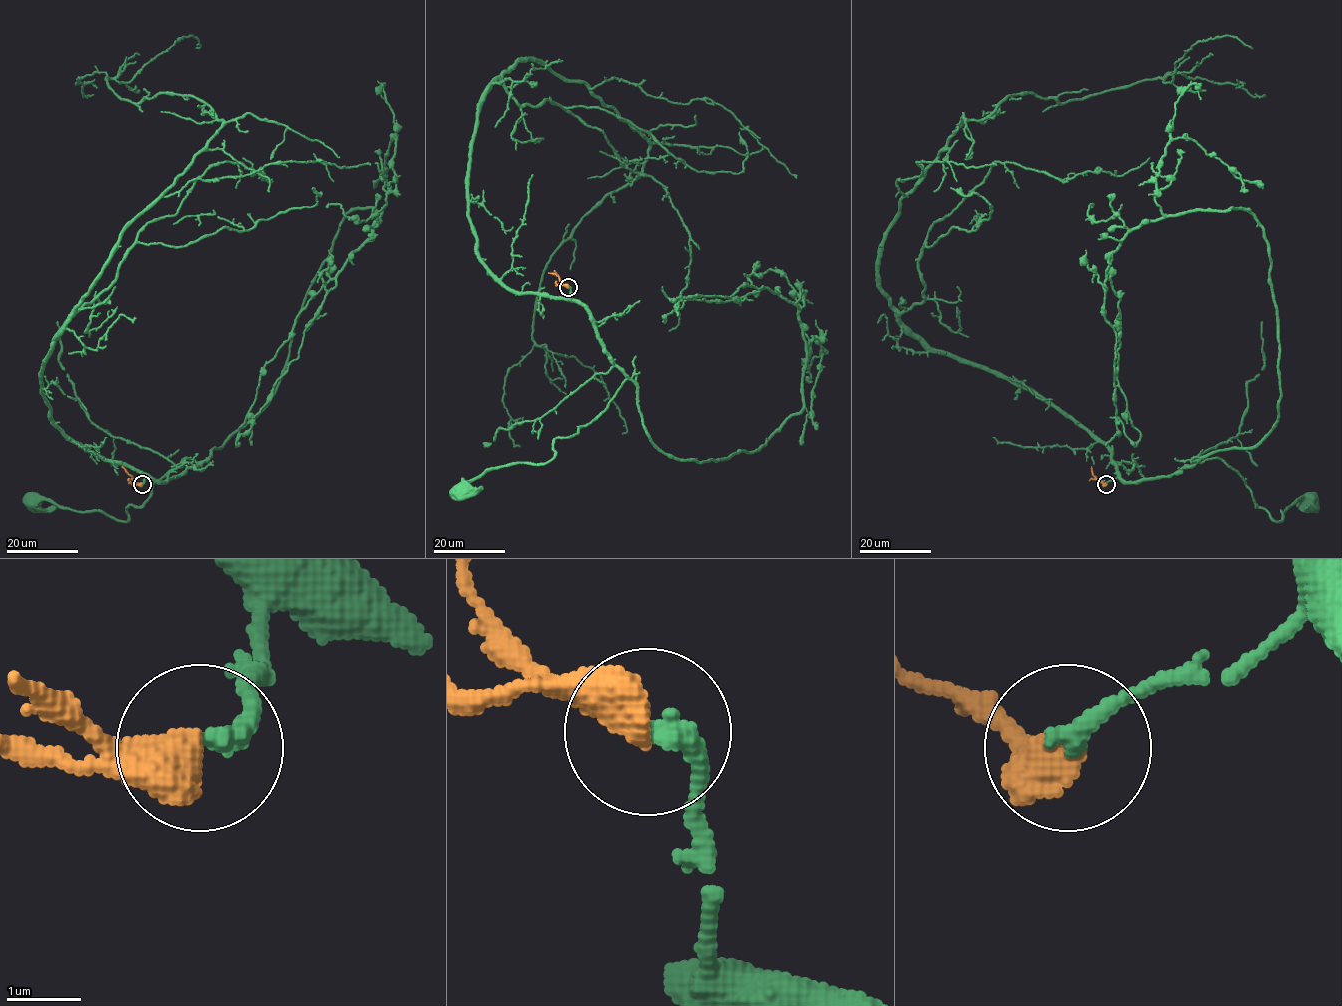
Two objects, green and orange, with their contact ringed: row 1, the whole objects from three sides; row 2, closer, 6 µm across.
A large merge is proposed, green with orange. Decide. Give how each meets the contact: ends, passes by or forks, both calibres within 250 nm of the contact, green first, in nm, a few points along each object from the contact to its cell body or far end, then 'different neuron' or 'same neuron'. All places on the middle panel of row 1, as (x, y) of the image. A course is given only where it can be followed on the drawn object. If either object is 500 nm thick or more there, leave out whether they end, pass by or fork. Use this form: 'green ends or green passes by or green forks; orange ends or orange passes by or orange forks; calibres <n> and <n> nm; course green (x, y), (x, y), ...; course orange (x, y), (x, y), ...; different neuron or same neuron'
calibres 280 and 550 nm; course green (568, 287), (626, 380), (603, 411), (572, 436), (556, 439), (553, 457), (547, 462), (486, 468), (457, 493); course orange (568, 287), (556, 274), (548, 273); same neuron

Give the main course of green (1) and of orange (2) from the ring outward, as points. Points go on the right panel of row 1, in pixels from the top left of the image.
1: (1106, 484), (1117, 477), (1171, 477), (1216, 458), (1235, 470), (1256, 506), (1276, 521), (1297, 500), (1311, 499)
2: (1106, 484), (1092, 475), (1091, 467)

